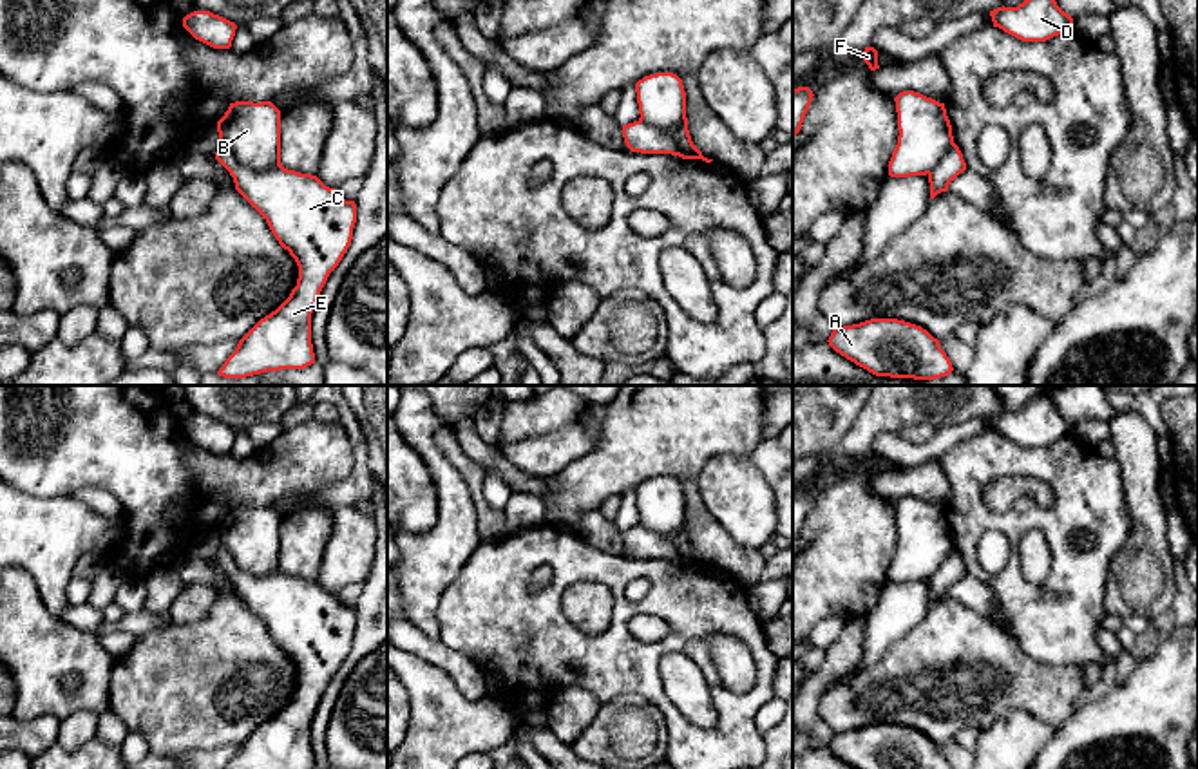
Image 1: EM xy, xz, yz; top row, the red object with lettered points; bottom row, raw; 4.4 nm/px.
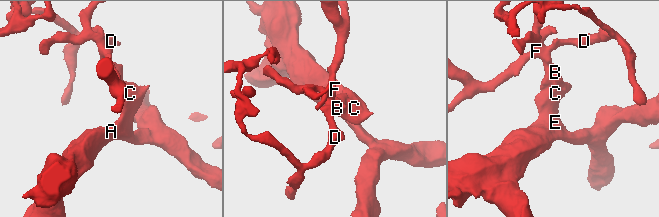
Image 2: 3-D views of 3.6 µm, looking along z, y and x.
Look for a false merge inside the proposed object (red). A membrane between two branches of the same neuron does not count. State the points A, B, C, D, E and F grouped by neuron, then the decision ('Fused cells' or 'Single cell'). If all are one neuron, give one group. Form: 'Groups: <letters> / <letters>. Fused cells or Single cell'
Groups: A C E / B D F. Fused cells

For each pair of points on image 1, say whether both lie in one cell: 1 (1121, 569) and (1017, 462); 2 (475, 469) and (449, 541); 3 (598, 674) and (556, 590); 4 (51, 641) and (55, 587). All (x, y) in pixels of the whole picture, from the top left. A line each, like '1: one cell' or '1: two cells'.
1: two cells
2: two cells
3: one cell
4: two cells

